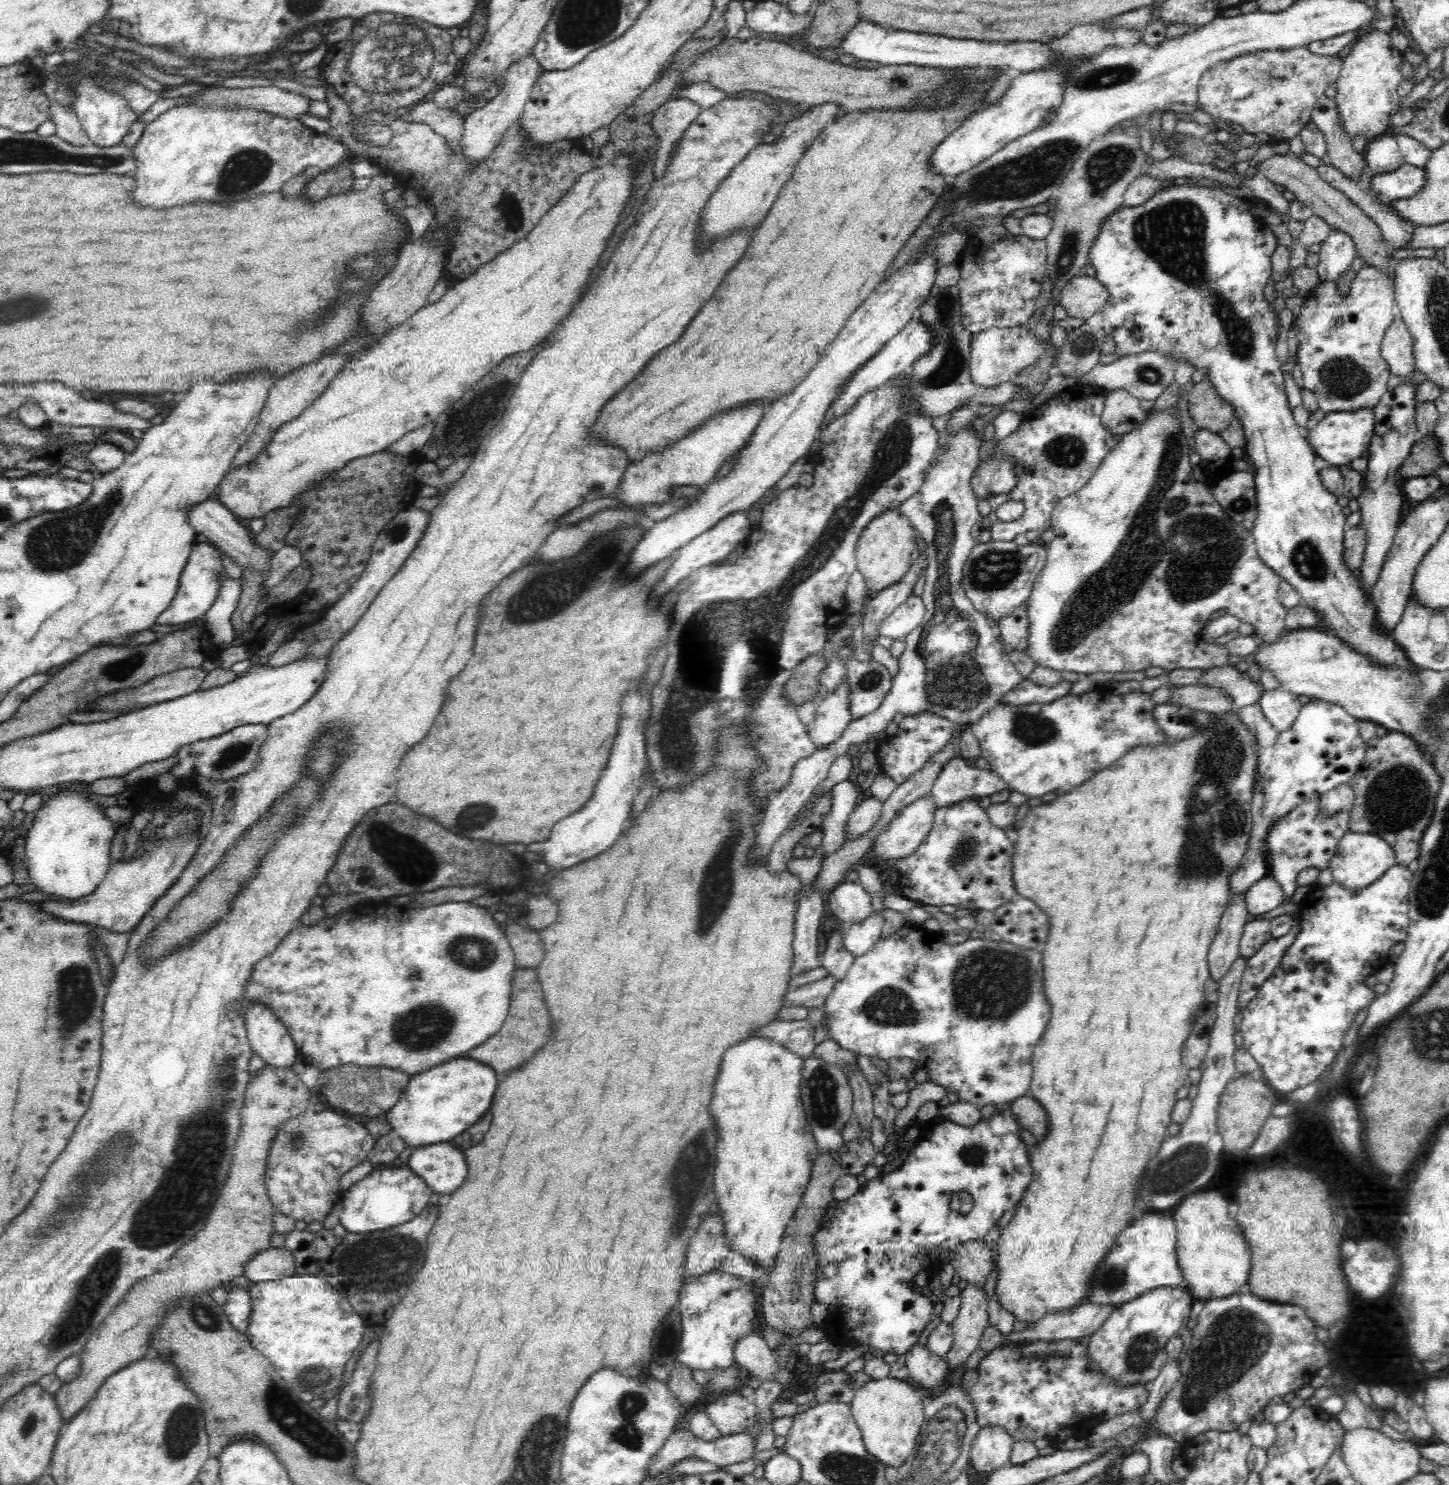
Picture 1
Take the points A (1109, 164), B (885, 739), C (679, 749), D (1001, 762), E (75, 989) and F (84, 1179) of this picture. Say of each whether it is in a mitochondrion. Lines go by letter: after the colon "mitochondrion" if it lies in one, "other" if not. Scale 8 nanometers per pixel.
A: mitochondrion
B: other
C: mitochondrion
D: other
E: mitochondrion
F: other

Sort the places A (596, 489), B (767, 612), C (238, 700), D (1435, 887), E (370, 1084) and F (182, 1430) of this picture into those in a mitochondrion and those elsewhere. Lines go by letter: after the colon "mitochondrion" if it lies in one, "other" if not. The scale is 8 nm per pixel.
A: other
B: mitochondrion
C: other
D: mitochondrion
E: mitochondrion
F: mitochondrion

